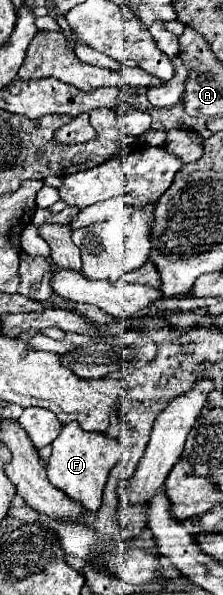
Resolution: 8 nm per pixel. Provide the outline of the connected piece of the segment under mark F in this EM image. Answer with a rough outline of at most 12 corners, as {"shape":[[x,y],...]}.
{"shape":[[76,422],[62,426],[50,482],[90,512],[130,448]]}

